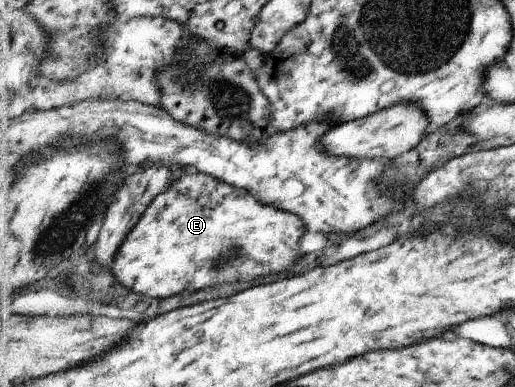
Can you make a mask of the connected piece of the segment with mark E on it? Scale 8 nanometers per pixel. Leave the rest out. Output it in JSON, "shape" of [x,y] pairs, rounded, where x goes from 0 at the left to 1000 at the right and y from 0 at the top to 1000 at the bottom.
{"shape":[[[384,442],[361,447],[334,470],[330,491],[318,491],[299,512],[217,682],[214,700],[245,744],[297,770],[332,770],[363,755],[383,755],[404,739],[427,739],[466,729],[478,718],[509,718],[520,708],[563,700],[567,682],[583,672],[579,615],[590,584],[575,553],[513,532],[489,512],[478,491],[427,470],[416,455]]]}

